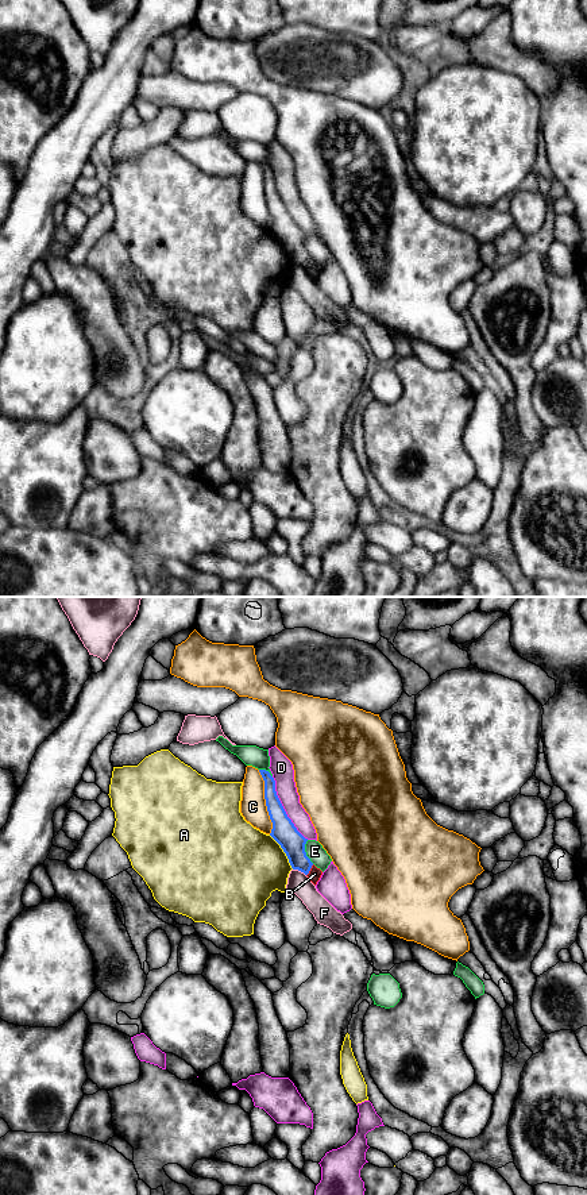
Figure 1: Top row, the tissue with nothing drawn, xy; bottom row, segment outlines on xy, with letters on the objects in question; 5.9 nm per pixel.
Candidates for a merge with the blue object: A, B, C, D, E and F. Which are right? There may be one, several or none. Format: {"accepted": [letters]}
{"accepted": []}

